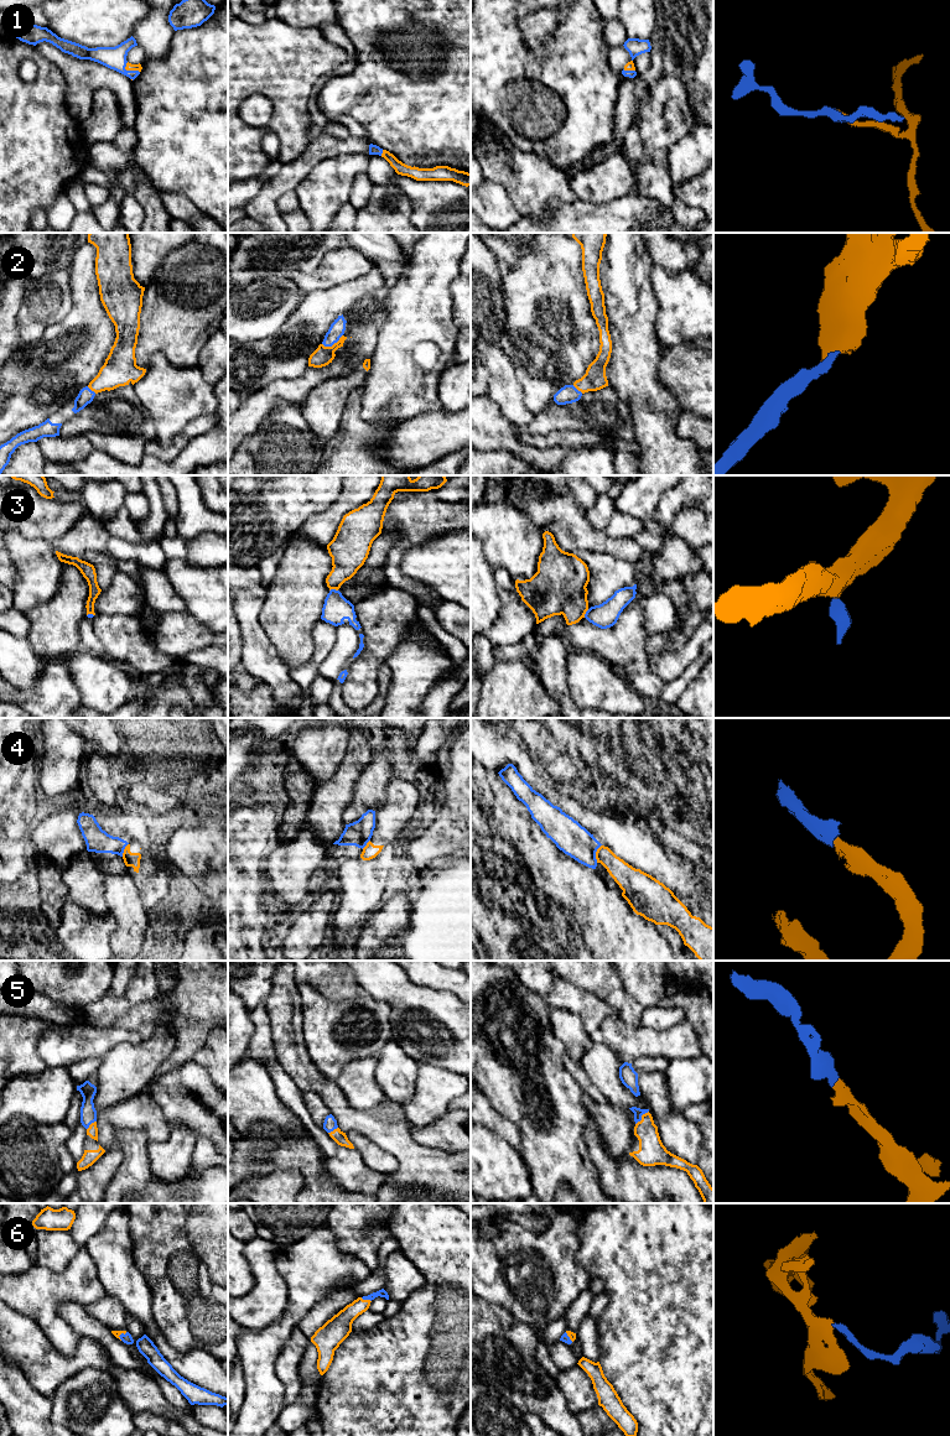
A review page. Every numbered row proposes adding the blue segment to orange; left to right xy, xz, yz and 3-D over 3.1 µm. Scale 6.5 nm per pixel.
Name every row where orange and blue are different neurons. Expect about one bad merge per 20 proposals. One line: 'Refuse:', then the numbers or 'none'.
Refuse: 4

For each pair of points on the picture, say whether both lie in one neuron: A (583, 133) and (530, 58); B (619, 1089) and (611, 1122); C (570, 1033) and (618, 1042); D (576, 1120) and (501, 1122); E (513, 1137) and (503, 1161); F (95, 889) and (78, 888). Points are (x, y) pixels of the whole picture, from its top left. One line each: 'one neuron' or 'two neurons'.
A: one neuron
B: two neurons
C: two neurons
D: two neurons
E: two neurons
F: one neuron

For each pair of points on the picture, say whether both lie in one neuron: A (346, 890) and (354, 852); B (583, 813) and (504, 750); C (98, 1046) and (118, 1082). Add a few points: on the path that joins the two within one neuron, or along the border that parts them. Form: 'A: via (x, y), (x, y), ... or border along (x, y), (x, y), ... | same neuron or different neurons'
A: border along (353, 858), (349, 858), (333, 874) | different neurons
B: via (564, 802), (556, 799), (524, 766) | same neuron
C: border along (130, 1042), (117, 1044), (102, 1059) | different neurons

